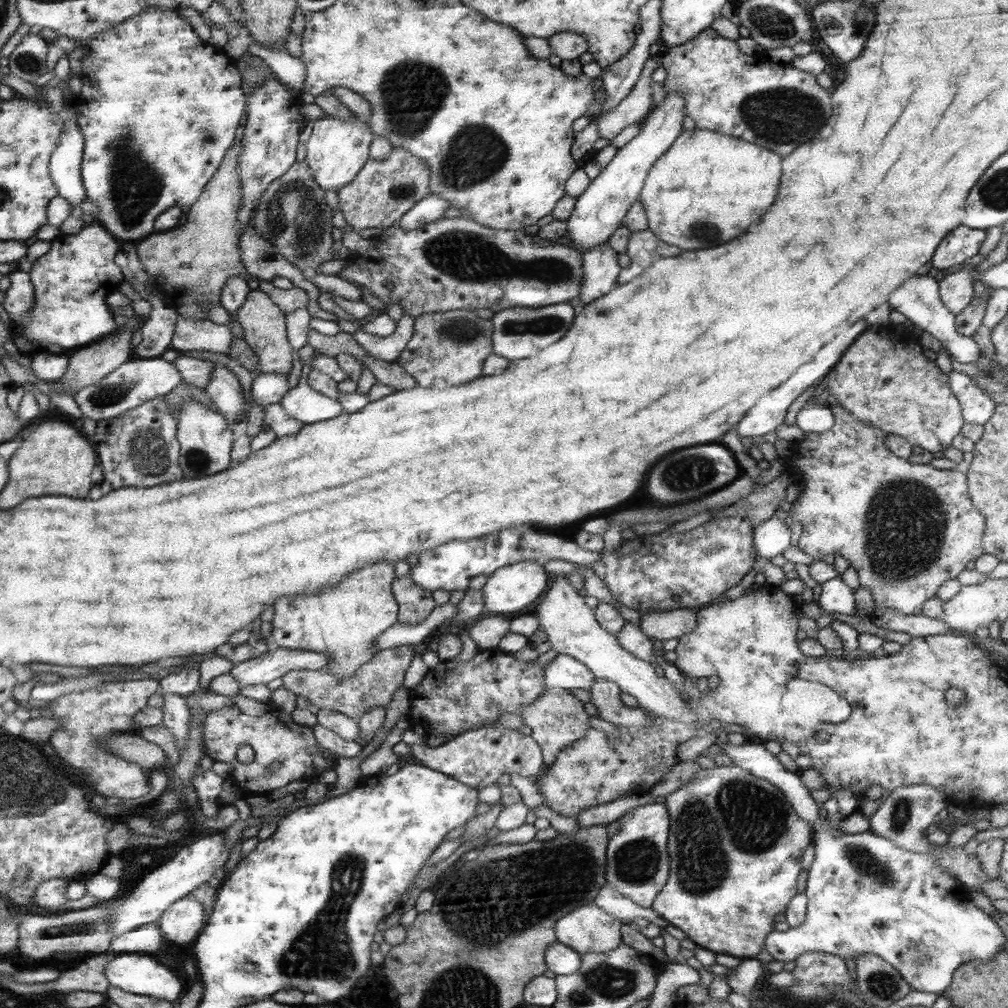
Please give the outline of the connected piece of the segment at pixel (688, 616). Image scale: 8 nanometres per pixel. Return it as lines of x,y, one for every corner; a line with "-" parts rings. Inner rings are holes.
675,609
670,611
640,614
641,633
657,641
681,638
683,634
693,632
697,626
695,610

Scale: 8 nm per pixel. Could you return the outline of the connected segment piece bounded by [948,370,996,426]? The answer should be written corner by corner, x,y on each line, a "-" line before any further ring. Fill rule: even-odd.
952,370
948,377
952,393
960,403
964,423
984,426
996,404
965,373

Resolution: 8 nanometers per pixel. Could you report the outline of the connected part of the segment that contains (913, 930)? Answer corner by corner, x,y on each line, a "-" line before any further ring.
726,741
719,748
734,766
778,787
792,805
792,810
805,822
811,823
814,858
807,870
803,892
807,898
805,920
795,928
787,931
773,930
765,937
764,949
774,960
795,960
806,952
817,951
836,954
841,959
874,954
898,970
912,990
939,995
951,984
952,974
961,965
967,965
971,961
987,961
1004,948
1003,931
995,919
971,904
971,897
965,896
963,888
959,890
959,883
951,880
951,875
942,869
937,859
927,853
917,854
903,850
888,838
869,830
845,834
830,827
819,817
819,805
811,799
808,788
805,788
795,773
785,770
776,756
772,756
763,747
763,743
731,745

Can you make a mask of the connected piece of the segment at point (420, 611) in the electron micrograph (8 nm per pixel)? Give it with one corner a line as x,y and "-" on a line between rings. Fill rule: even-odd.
409,576
392,582
392,594
398,606
397,623
415,625
421,623
435,608
432,591
424,591

